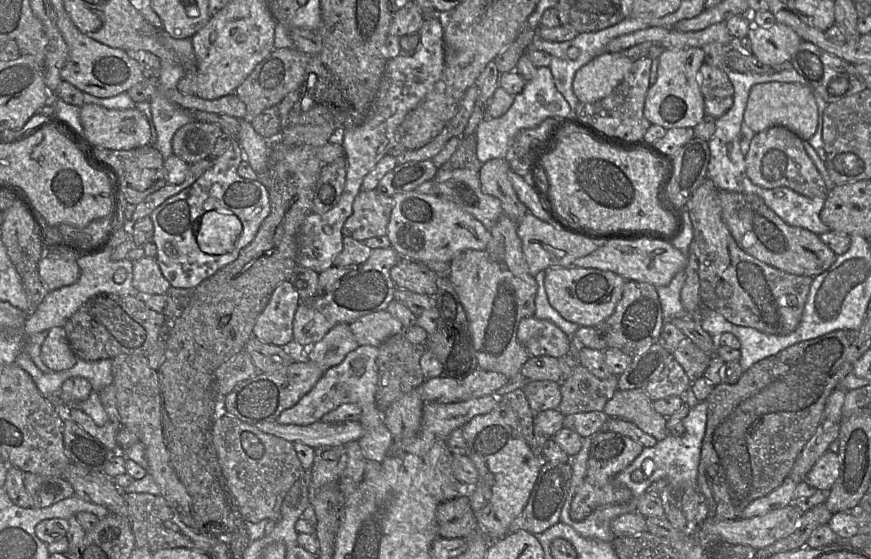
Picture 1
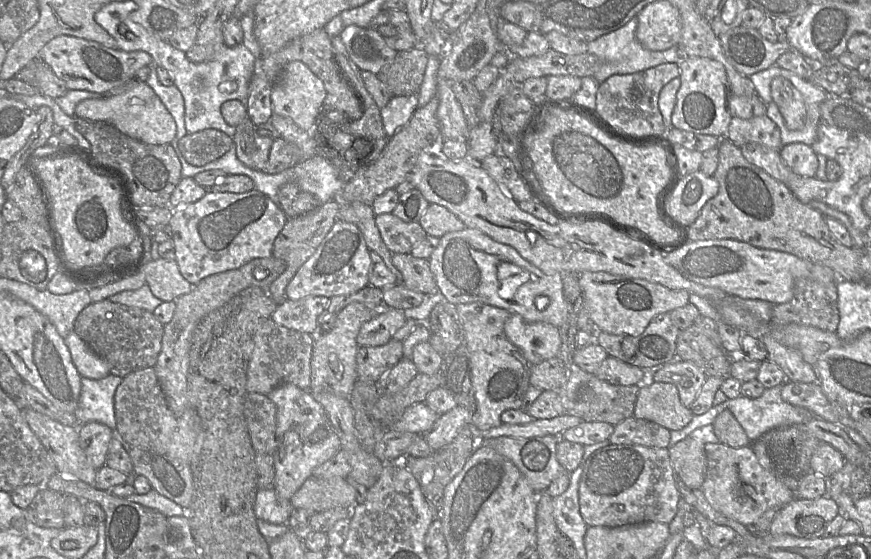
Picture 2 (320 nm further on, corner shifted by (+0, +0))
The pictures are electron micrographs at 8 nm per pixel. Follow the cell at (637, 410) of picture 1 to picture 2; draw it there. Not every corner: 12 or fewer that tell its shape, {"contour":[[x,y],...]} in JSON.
{"contour":[[675,385],[639,387],[633,417],[678,431],[694,414]]}

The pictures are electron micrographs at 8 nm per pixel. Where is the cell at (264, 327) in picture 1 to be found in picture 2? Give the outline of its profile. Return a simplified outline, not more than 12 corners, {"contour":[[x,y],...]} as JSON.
{"contour":[[287,298],[271,319],[314,336],[330,298]]}

